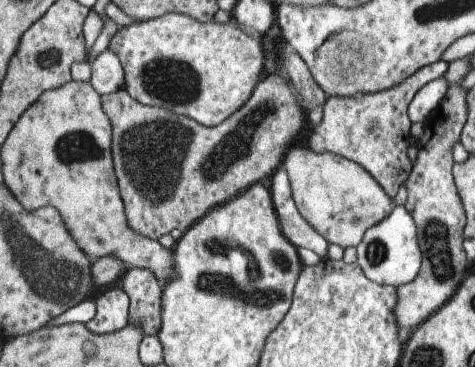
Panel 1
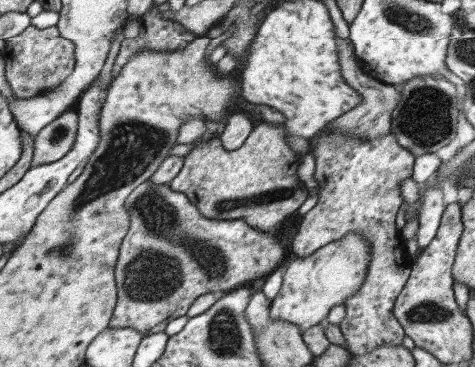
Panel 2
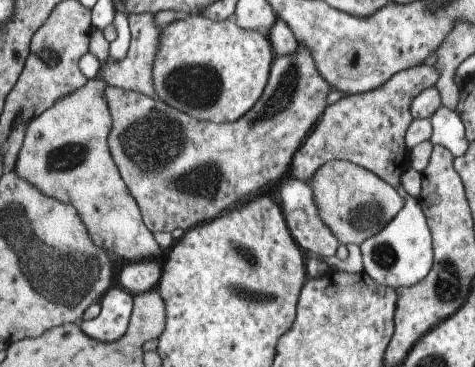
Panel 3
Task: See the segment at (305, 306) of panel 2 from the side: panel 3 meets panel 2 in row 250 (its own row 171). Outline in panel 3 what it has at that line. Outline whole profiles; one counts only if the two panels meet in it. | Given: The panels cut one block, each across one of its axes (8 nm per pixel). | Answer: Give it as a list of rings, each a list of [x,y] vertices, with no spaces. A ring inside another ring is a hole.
[[[343,160],[325,162],[307,182],[313,192],[313,204],[317,206],[317,216],[329,228],[329,234],[339,240],[341,246],[357,244],[361,246],[373,234],[379,234],[403,208],[403,196],[399,190],[389,188],[375,174]]]

